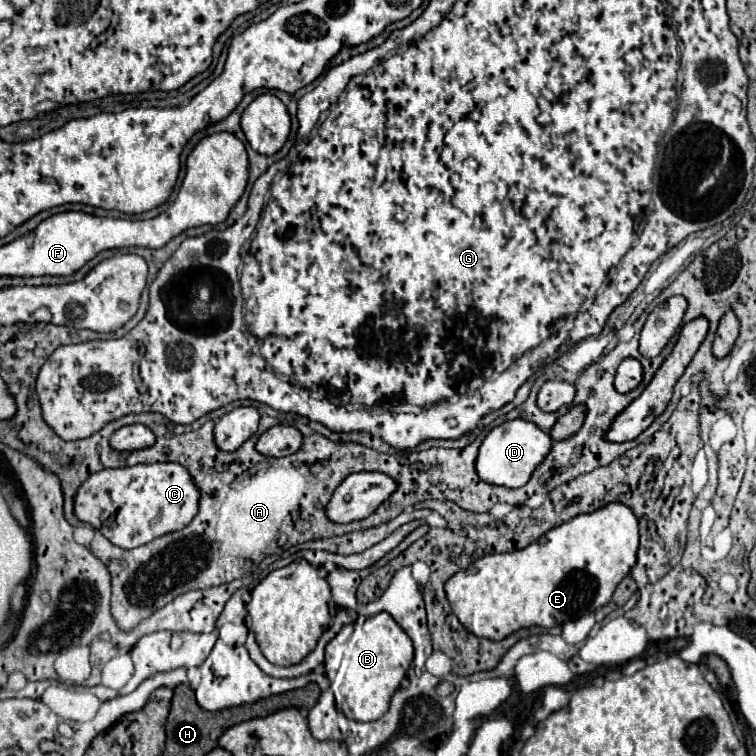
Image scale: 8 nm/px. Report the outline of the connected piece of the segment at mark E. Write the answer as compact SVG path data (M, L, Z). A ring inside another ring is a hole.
M612 502L596 512L580 514L544 536L540 536L530 546L508 552L508 554L488 554L472 562L466 570L456 572L446 582L446 598L452 606L452 612L460 624L474 636L488 640L502 640L508 634L526 628L526 626L560 626L568 620L576 620L584 614L594 612L596 608L610 602L616 586L636 564L638 550L638 520L626 504Z

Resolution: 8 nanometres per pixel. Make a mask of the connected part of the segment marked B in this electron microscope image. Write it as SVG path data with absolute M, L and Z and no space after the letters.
M388 612L366 618L362 624L346 624L326 646L326 676L336 696L336 706L346 718L372 722L384 716L390 698L400 686L414 658L412 640Z

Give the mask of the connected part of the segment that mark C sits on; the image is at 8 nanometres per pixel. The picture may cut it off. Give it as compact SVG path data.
M176 462L100 470L78 488L74 500L76 518L92 524L120 548L138 548L158 536L182 530L198 514L198 508L200 490L190 472Z

